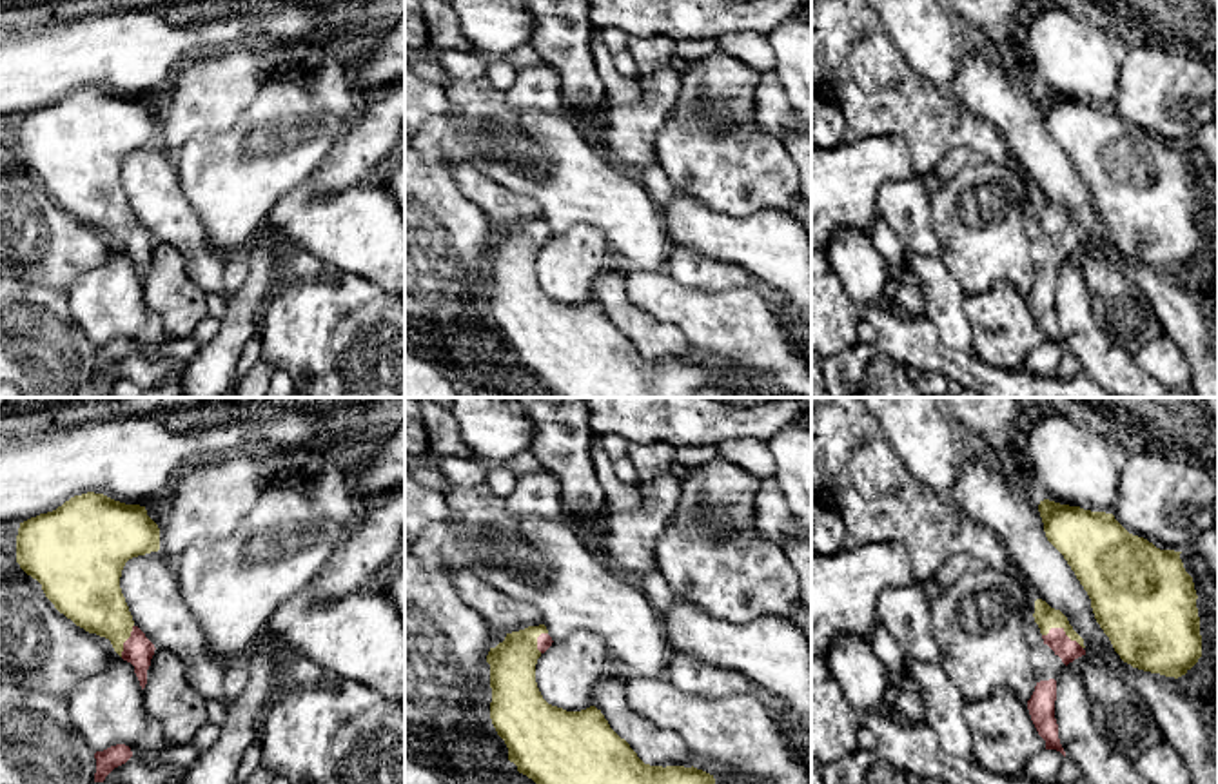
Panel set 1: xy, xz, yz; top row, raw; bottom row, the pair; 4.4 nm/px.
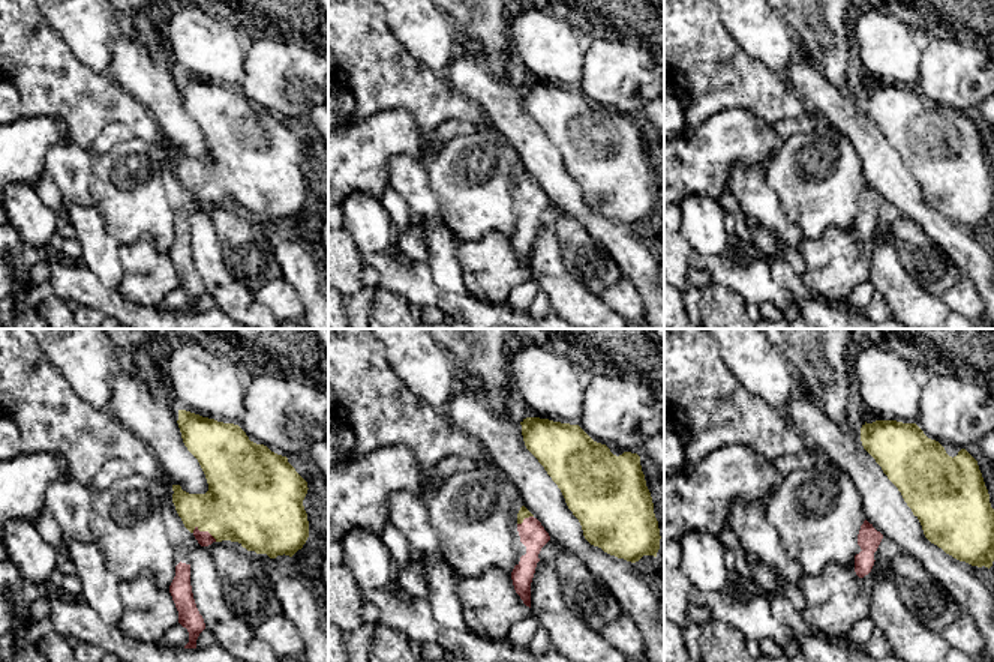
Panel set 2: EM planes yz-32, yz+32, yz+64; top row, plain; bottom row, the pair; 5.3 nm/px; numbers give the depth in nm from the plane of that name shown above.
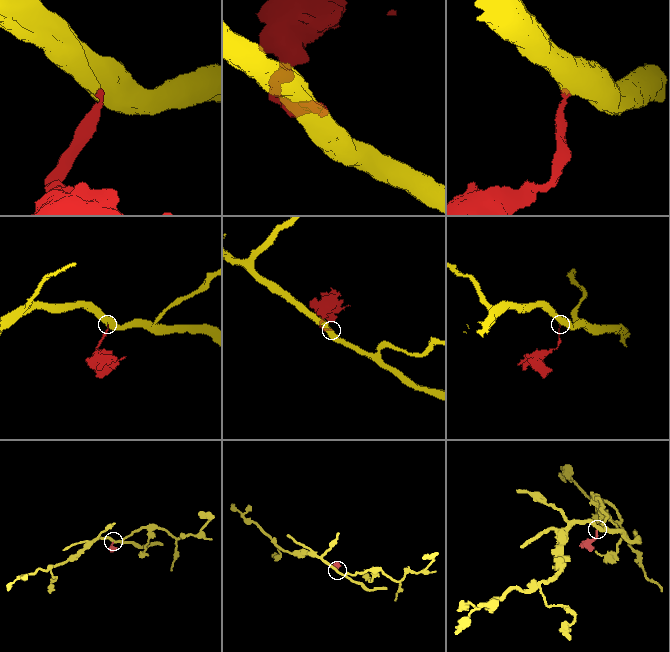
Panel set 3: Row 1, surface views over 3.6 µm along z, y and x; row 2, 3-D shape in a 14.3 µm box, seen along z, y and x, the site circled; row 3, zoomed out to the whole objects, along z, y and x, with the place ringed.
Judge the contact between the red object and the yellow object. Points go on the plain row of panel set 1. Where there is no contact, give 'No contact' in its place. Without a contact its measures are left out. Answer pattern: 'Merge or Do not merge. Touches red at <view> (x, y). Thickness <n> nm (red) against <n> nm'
Merge. Touches red at yz (1062, 224). Thickness 100 nm (red) against 100 nm

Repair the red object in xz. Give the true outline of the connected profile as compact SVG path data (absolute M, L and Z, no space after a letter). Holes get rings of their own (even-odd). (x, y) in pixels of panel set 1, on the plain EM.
M545 218L506 227L490 241L490 312L508 341L508 354L532 372L554 397L695 397L713 381L713 368L684 359L644 358L630 338L590 299L566 305L548 298L535 276L537 252L552 240Z

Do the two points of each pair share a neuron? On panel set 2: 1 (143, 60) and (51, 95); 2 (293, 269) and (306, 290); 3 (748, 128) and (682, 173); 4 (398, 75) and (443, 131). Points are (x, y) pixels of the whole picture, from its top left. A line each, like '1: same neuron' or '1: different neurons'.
1: different neurons
2: same neuron
3: same neuron
4: different neurons

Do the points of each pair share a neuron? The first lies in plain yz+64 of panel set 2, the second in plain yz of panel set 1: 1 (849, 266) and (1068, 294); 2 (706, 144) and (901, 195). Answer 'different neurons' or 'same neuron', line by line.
1: different neurons
2: different neurons

